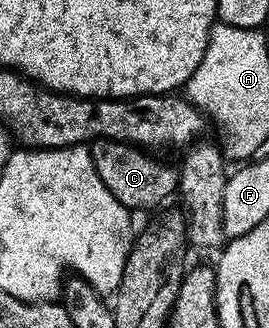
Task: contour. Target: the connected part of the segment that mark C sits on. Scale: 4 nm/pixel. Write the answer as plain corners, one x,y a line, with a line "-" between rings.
109,138
97,139
89,147
99,178
111,194
131,212
153,208
178,191
180,171
176,167
167,166
140,147
111,141

